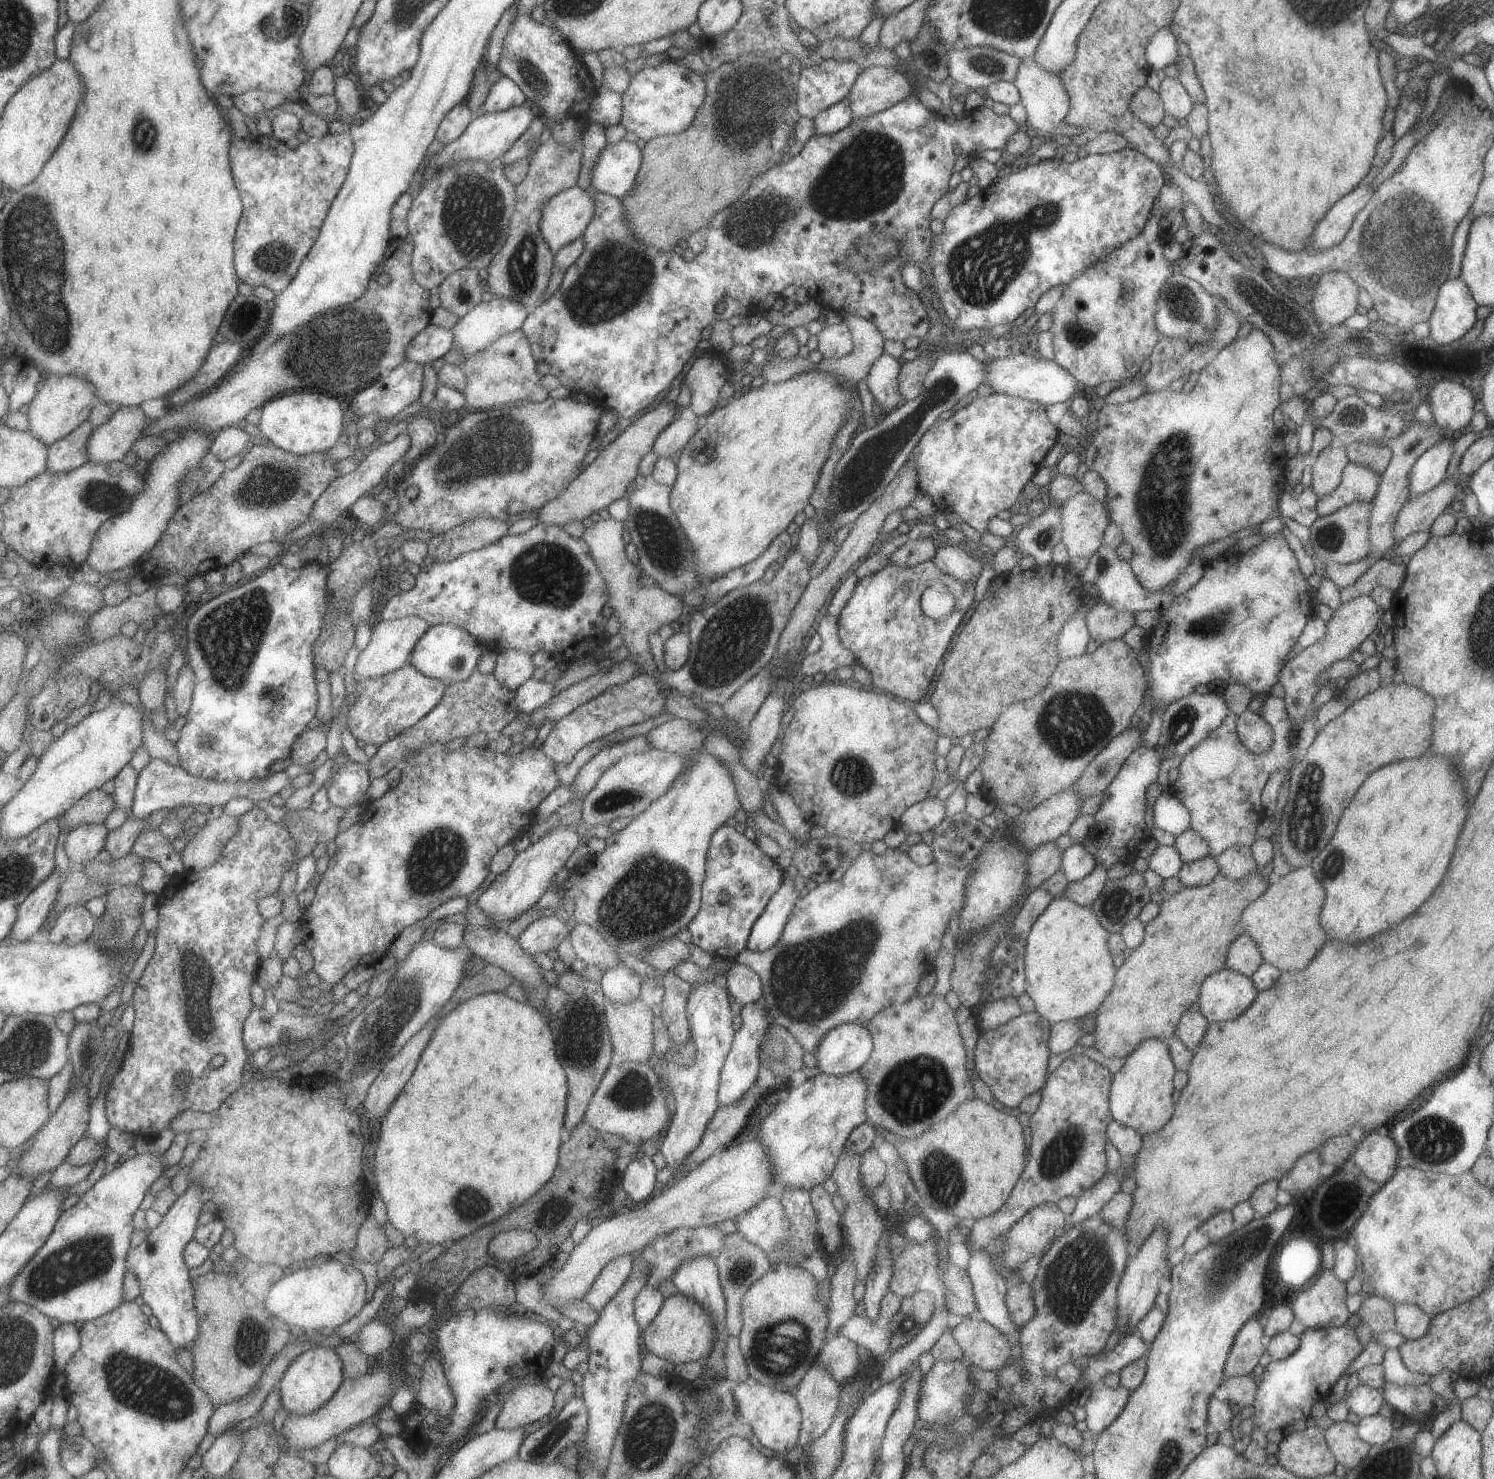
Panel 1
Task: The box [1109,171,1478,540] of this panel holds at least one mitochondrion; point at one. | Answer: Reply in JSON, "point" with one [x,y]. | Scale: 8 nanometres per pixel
{"point":[1405,239]}

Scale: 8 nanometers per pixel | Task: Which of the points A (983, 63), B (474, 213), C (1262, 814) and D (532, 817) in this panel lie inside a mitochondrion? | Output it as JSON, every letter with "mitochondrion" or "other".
{"A":"mitochondrion","B":"mitochondrion","C":"other","D":"other"}

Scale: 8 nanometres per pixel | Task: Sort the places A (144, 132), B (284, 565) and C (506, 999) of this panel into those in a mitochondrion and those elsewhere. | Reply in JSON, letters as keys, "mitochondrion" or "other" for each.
{"A":"mitochondrion","B":"other","C":"other"}

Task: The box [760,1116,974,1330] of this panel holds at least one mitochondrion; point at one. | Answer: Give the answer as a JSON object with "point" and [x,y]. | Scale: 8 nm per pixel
{"point":[942,1175]}

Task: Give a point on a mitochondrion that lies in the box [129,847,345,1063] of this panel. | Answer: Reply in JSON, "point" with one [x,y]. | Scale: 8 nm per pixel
{"point":[195,971]}

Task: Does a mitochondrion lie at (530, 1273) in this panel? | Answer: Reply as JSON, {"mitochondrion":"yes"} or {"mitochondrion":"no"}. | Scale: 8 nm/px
{"mitochondrion":"no"}

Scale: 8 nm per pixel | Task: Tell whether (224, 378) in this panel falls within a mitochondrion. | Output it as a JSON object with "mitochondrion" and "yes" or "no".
{"mitochondrion":"no"}

